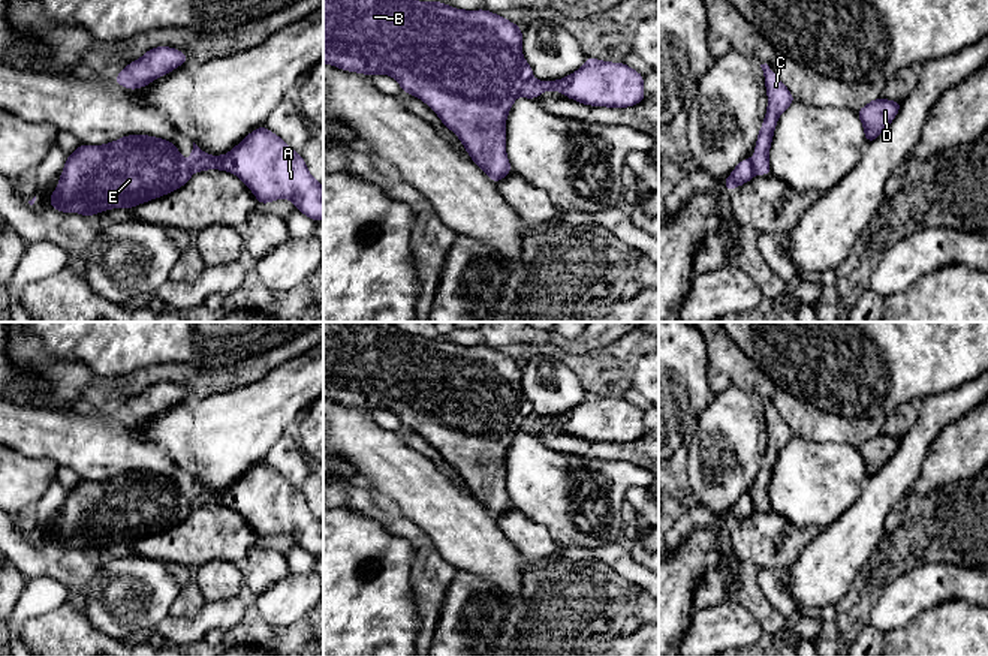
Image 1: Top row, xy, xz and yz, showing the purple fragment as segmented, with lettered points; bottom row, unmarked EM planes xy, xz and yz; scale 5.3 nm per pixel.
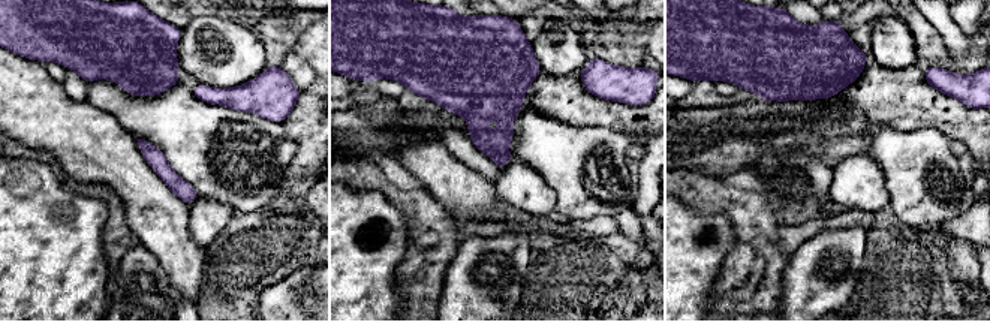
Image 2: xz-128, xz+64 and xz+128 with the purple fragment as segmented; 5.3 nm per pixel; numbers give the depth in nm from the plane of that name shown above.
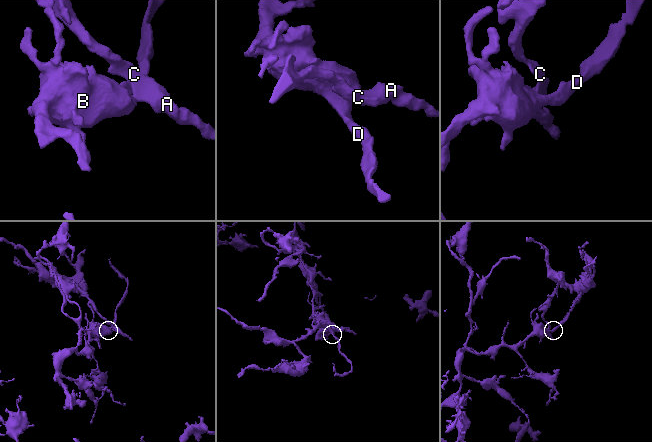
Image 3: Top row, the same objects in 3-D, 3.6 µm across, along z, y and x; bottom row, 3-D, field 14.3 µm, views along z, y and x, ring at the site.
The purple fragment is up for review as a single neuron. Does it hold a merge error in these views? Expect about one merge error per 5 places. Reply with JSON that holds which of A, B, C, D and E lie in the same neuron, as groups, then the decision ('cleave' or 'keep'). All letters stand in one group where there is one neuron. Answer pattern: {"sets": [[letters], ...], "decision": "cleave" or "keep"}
{"sets": [["A", "C"], ["B", "D", "E"]], "decision": "cleave"}

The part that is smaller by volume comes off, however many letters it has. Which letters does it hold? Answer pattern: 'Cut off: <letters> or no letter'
Cut off: A, C

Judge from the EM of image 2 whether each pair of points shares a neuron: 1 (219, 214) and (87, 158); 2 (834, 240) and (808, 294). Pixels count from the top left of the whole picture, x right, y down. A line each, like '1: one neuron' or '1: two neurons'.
1: two neurons
2: one neuron

